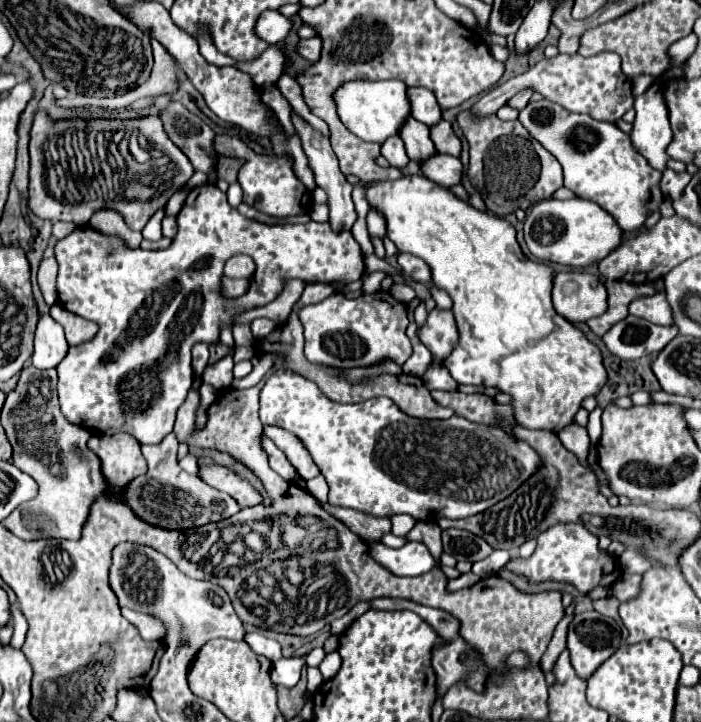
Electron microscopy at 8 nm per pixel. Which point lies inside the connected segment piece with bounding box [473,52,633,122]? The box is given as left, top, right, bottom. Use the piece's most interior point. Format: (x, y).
(596, 85)

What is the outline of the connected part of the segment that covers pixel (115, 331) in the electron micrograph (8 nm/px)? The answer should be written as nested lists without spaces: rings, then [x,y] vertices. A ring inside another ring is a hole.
[[[203,184],[189,192],[185,206],[177,214],[177,234],[165,250],[129,250],[121,240],[99,234],[95,230],[75,230],[55,244],[59,262],[57,292],[59,304],[87,320],[99,324],[99,332],[89,342],[71,346],[57,366],[59,372],[59,404],[63,416],[95,434],[113,436],[127,432],[139,444],[157,444],[173,432],[179,406],[193,384],[191,348],[197,342],[217,344],[221,328],[233,328],[235,318],[251,308],[273,302],[285,288],[287,280],[299,278],[307,284],[347,284],[357,282],[365,270],[363,254],[351,232],[335,234],[327,222],[277,224],[267,226],[241,216],[229,206],[227,194],[215,184]],[[235,254],[252,257],[257,270],[249,280],[249,294],[237,300],[221,296],[221,278],[225,262]]]

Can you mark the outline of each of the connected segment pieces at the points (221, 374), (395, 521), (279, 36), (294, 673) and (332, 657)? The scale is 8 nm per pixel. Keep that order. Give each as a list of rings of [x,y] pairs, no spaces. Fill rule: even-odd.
[[[225,356],[217,364],[207,366],[203,372],[203,382],[211,384],[215,390],[229,388],[233,382],[233,356]]]
[[[397,514],[391,518],[391,532],[395,536],[405,536],[411,528],[413,528],[415,520],[411,516],[405,516],[405,514]]]
[[[265,10],[257,20],[257,36],[269,44],[277,44],[287,38],[293,30],[293,20],[283,16],[279,10]]]
[[[307,654],[300,657],[281,658],[272,663],[271,680],[276,685],[295,686],[301,678],[302,666],[305,665]]]
[[[337,650],[328,653],[318,666],[323,676],[323,680],[325,681],[333,678],[333,676],[335,676],[339,671],[341,663],[342,659]]]

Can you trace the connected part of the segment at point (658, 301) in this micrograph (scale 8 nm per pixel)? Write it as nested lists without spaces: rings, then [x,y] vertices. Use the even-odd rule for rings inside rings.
[[[653,294],[653,296],[641,296],[637,300],[633,300],[629,304],[629,314],[645,318],[653,324],[673,324],[673,316],[671,316],[671,308],[665,300],[665,294]]]

